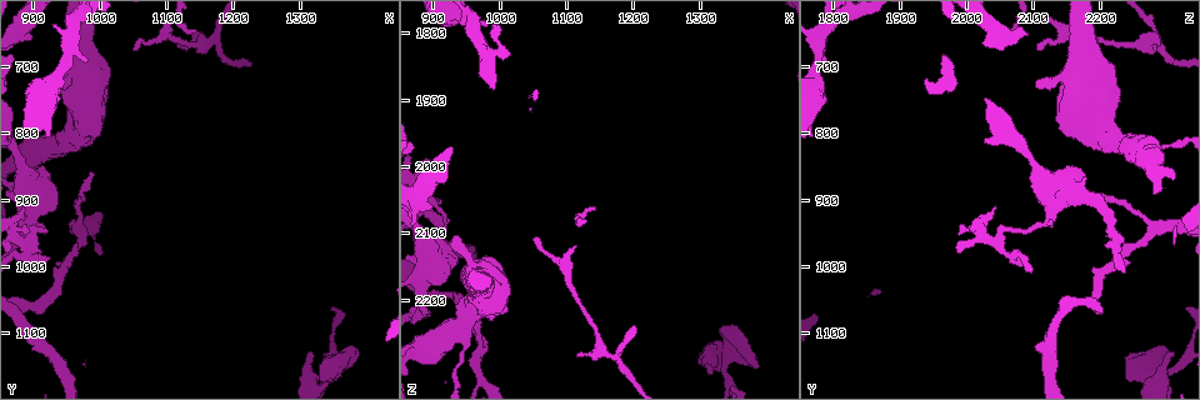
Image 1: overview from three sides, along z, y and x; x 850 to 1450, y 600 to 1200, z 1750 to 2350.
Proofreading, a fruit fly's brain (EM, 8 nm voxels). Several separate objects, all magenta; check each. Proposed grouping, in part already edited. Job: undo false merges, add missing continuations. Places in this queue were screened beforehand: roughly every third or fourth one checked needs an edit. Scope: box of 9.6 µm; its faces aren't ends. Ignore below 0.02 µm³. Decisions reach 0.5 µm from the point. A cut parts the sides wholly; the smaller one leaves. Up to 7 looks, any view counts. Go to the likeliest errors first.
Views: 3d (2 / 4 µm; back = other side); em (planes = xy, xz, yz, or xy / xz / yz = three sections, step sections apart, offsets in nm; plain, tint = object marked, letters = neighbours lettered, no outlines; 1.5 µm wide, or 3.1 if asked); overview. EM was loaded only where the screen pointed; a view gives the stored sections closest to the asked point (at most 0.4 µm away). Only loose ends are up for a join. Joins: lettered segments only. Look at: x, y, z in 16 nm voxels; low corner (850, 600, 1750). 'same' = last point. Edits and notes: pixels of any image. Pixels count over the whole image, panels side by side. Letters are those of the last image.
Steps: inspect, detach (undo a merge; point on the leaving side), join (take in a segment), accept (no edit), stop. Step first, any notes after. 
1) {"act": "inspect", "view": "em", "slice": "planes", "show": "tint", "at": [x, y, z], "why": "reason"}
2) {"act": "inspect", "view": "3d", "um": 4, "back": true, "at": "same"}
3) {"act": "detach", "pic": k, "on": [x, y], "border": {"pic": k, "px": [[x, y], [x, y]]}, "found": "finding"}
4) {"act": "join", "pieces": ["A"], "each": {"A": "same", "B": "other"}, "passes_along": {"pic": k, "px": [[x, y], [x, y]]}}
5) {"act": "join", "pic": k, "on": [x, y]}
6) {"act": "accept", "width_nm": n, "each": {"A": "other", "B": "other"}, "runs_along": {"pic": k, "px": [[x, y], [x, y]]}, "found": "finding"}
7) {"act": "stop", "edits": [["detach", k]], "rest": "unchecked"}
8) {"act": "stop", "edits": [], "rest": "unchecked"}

{"act": "inspect", "view": "3d", "um": 4, "at": [1315, 1130, 2310], "why": "free end"}

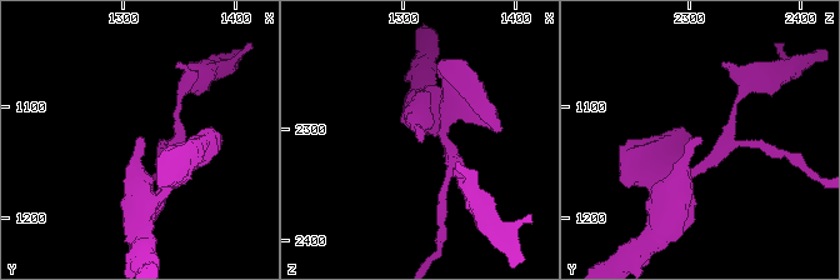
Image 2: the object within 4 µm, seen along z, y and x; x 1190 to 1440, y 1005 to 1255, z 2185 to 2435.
{"act": "inspect", "view": "em", "slice": "xy", "step": 8, "show": "tint", "at": [1314, 1130, 2312], "why": "shape alone is not enough"}

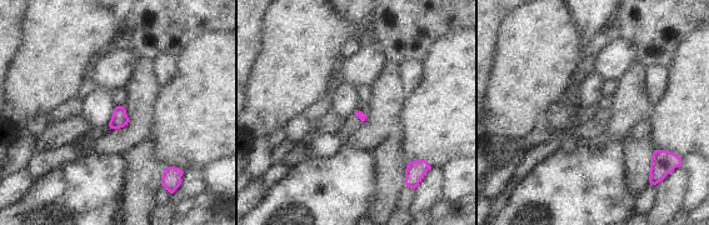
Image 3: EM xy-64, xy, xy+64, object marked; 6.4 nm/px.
{"act": "inspect", "view": "em", "slice": "yz", "step": 4, "show": "letters", "at": "same", "why": "another direction"}

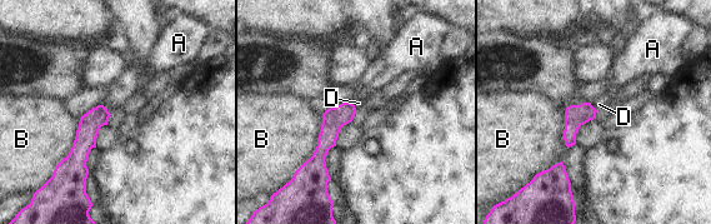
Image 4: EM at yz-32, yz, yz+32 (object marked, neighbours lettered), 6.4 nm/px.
{"act": "join", "pieces": ["D"], "each": {"A": "other", "B": "other", "D": "same"}, "passes_along": {"pic": 4, "px": [[575, 115], [592, 106], [599, 104]]}, "found": "the neuron continues"}

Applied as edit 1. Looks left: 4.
{"act": "inspect", "view": "overview"}

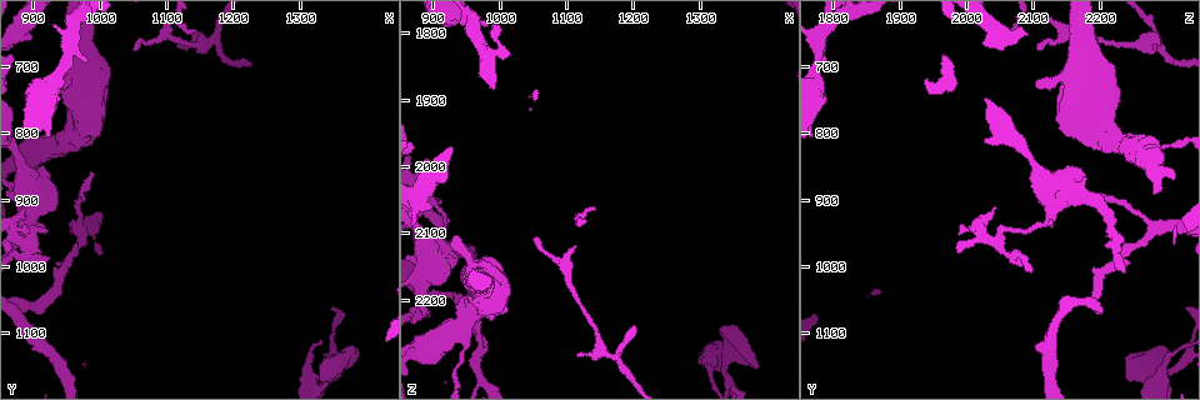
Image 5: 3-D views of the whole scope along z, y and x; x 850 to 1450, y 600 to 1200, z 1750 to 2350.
{"act": "inspect", "view": "em", "slice": "planes", "show": "tint", "at": [1165, 660, 2285], "why": "three-way junction"}

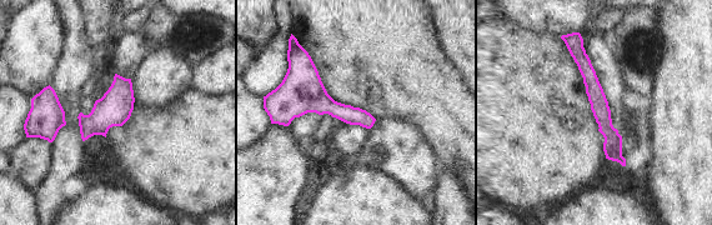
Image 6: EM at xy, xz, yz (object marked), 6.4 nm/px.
{"act": "inspect", "view": "em", "slice": "planes", "show": "letters", "at": "same", "why": "what lies round it"}

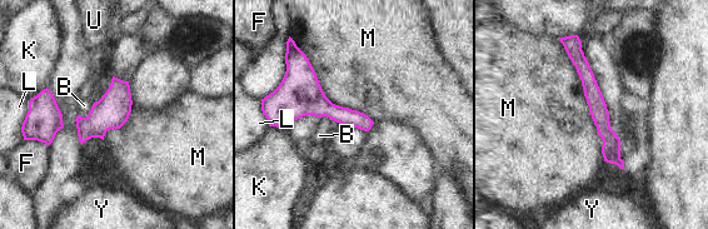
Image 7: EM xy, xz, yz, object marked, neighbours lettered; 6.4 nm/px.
{"act": "accept", "each": {"B": "other", "F": "other", "K": "other", "L": "other", "M": "other", "U": "other", "Y": "other"}, "runs_along": {"pic": 7, "px": [[577, 48], [618, 162]]}, "found": "all the same neuron"}

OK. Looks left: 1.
{"act": "stop", "edits": [["join", 4]], "rest": "unchecked"}

